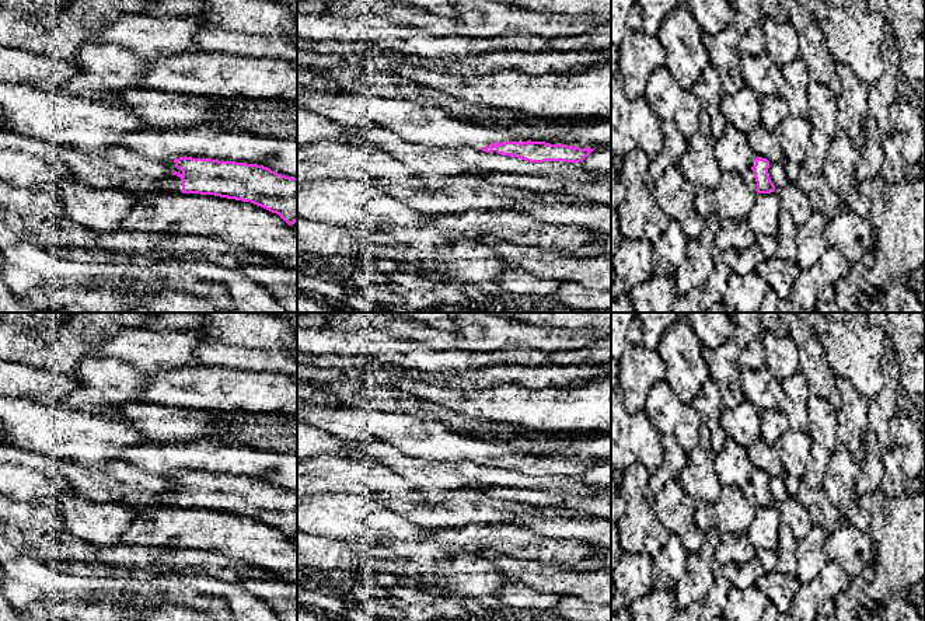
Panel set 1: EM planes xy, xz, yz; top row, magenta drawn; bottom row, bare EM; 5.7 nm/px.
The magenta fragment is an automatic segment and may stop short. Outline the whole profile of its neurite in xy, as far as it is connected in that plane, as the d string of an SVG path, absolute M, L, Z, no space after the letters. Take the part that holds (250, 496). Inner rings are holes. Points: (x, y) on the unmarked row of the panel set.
M192 471L174 477L182 486L165 491L160 498L164 505L251 516L279 528L289 540L297 535L297 492L258 478Z

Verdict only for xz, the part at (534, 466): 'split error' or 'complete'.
split error

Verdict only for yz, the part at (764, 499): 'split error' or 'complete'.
split error

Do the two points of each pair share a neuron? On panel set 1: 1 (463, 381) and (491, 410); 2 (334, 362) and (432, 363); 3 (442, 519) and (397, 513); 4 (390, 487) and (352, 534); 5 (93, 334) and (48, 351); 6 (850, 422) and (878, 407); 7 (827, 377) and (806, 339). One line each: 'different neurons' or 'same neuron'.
1: different neurons
2: different neurons
3: same neuron
4: different neurons
5: same neuron
6: different neurons
7: same neuron

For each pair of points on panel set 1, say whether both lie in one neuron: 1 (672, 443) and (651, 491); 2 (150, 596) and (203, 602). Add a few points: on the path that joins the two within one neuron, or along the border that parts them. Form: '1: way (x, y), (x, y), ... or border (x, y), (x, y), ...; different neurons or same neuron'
1: way (672, 454), (670, 467), (658, 480); same neuron
2: way (163, 597), (185, 597), (191, 600); same neuron

